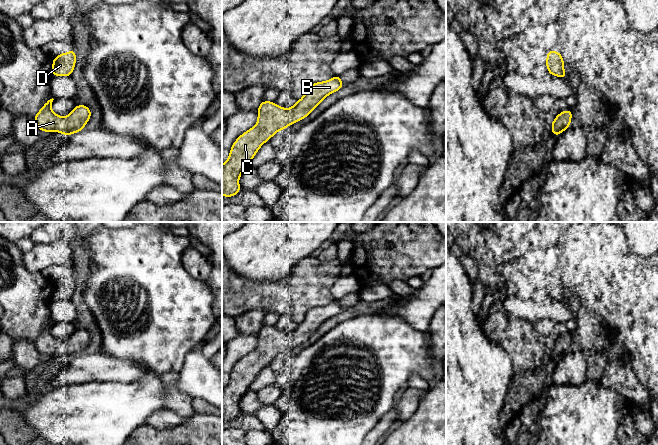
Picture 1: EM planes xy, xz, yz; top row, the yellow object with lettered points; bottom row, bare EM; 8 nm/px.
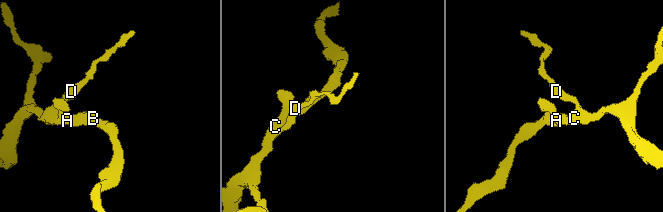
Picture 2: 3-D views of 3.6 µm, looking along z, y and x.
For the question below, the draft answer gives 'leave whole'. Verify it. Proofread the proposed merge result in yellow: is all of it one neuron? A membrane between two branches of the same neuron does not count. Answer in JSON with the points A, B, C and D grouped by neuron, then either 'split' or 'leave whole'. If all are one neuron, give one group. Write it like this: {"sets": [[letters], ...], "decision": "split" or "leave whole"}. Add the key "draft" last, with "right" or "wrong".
{"sets": [["A", "B", "C", "D"]], "decision": "leave whole", "draft": "right"}

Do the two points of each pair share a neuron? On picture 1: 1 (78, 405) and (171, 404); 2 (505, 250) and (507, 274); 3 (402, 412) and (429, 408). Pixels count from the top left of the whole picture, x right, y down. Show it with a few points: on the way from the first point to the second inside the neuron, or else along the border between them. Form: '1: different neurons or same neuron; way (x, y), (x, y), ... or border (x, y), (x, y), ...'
1: different neurons; border (187, 395), (171, 389), (164, 408)
2: different neurons; border (511, 262), (501, 268), (506, 281)
3: different neurons; border (427, 390), (420, 400), (417, 409), (403, 422)

